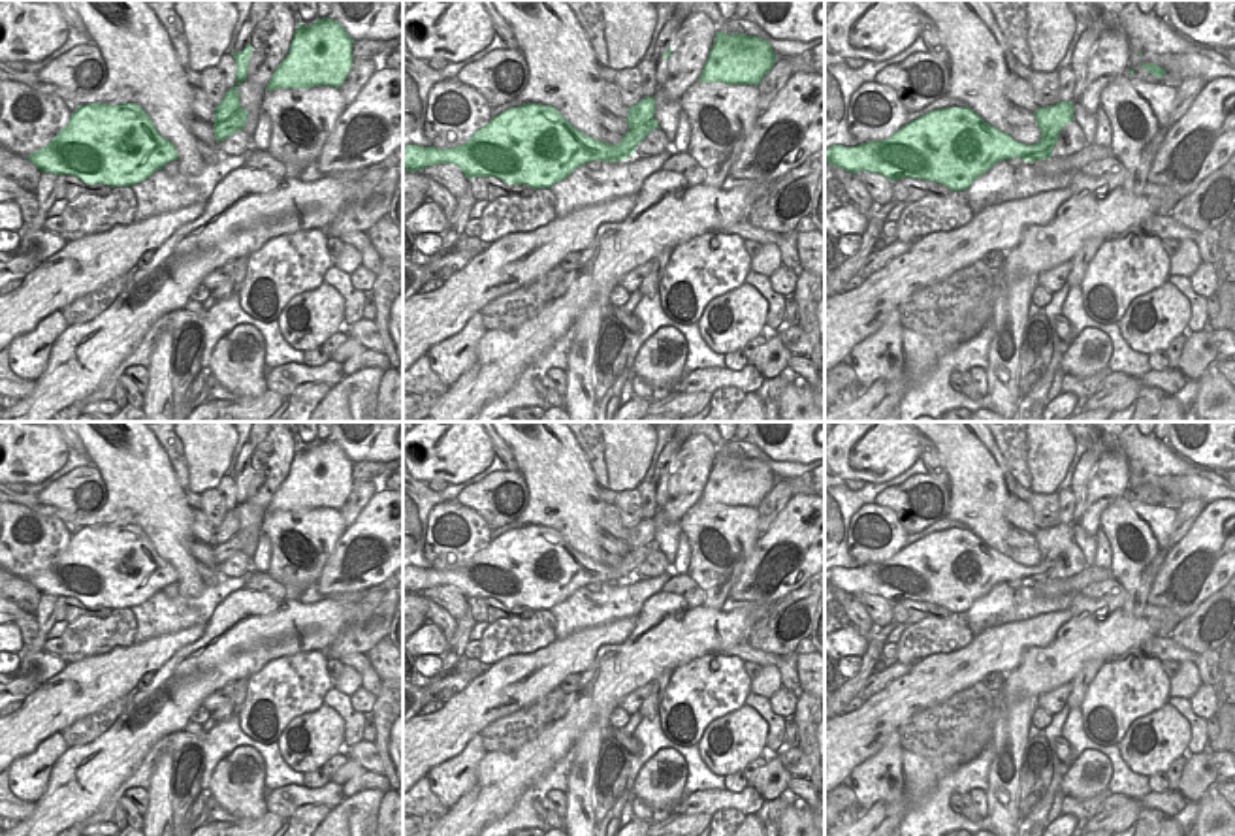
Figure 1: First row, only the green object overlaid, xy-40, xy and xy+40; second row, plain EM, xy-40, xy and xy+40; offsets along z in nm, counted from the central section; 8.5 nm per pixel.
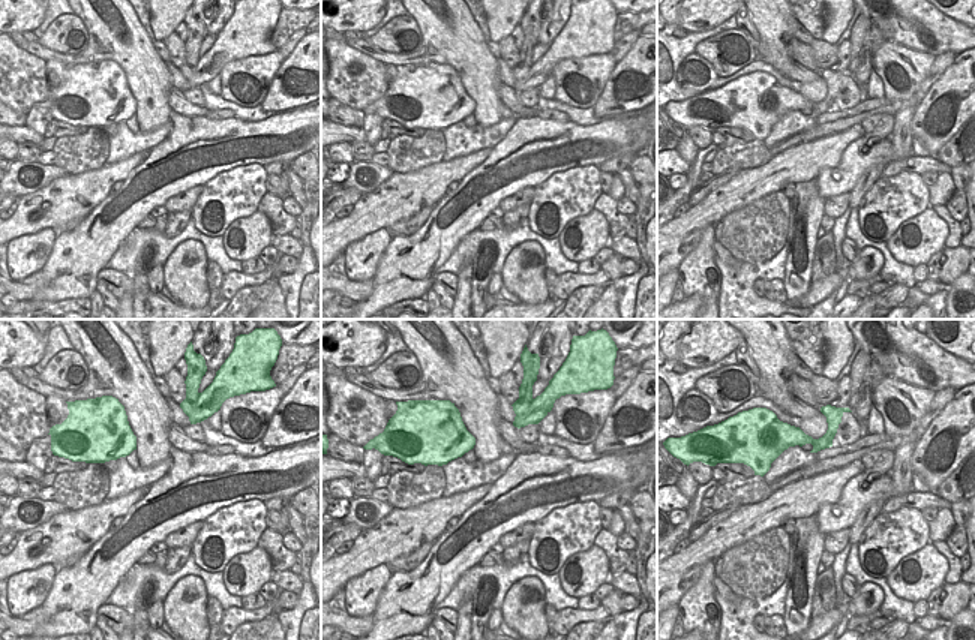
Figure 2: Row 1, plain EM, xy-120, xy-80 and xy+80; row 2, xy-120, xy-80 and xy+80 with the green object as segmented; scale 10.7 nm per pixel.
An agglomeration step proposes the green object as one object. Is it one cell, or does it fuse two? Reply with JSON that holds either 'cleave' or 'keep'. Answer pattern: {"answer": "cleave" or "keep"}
{"answer": "cleave"}

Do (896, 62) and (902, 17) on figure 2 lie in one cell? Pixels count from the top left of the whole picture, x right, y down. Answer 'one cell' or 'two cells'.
two cells

